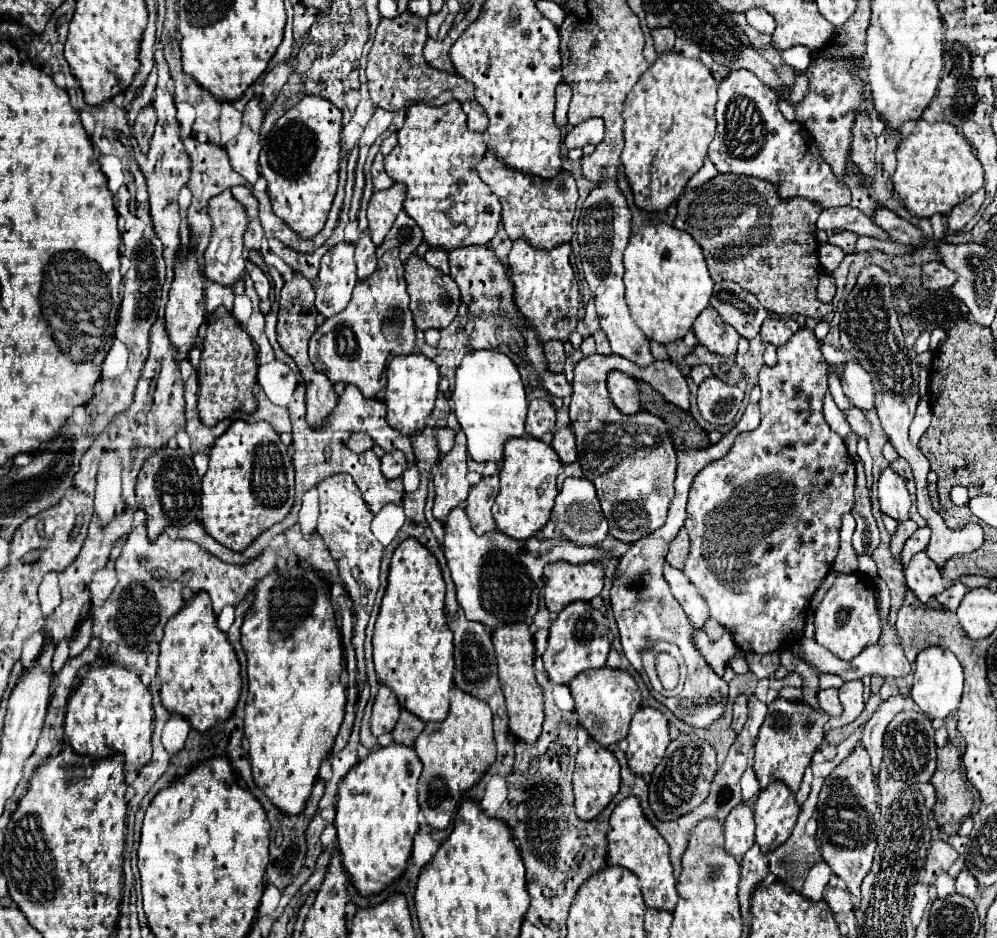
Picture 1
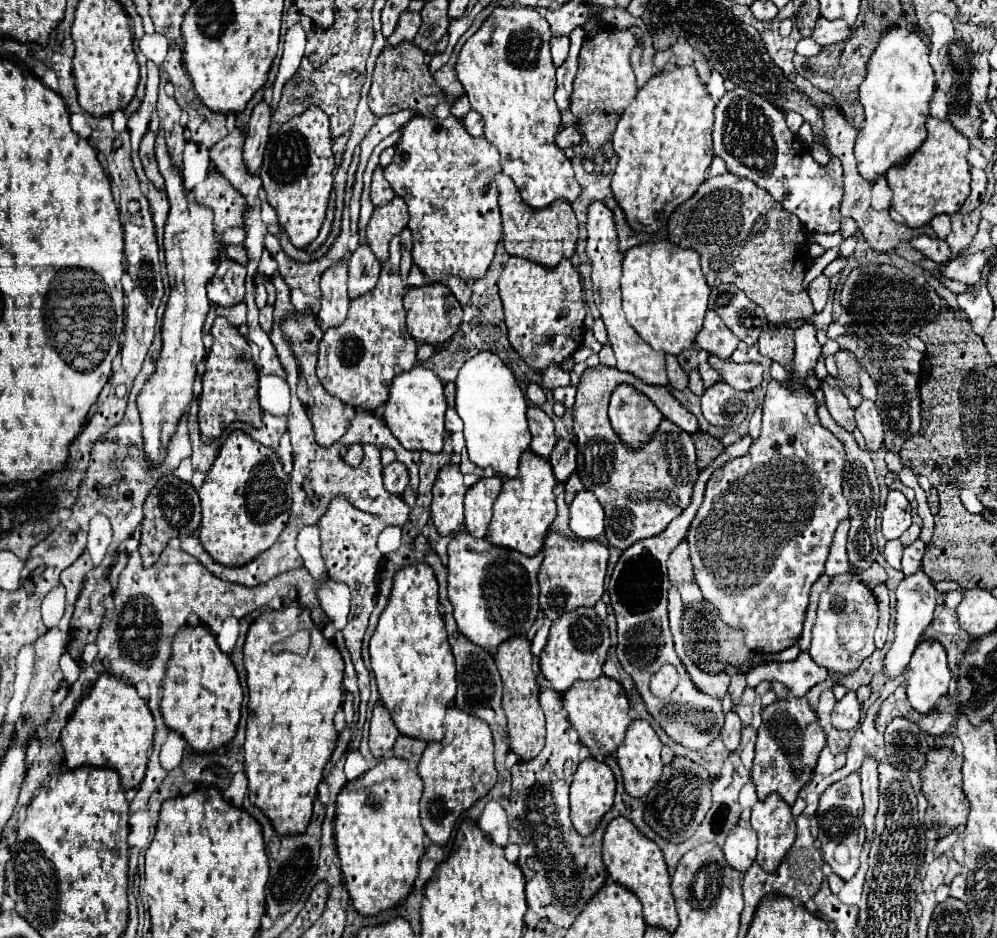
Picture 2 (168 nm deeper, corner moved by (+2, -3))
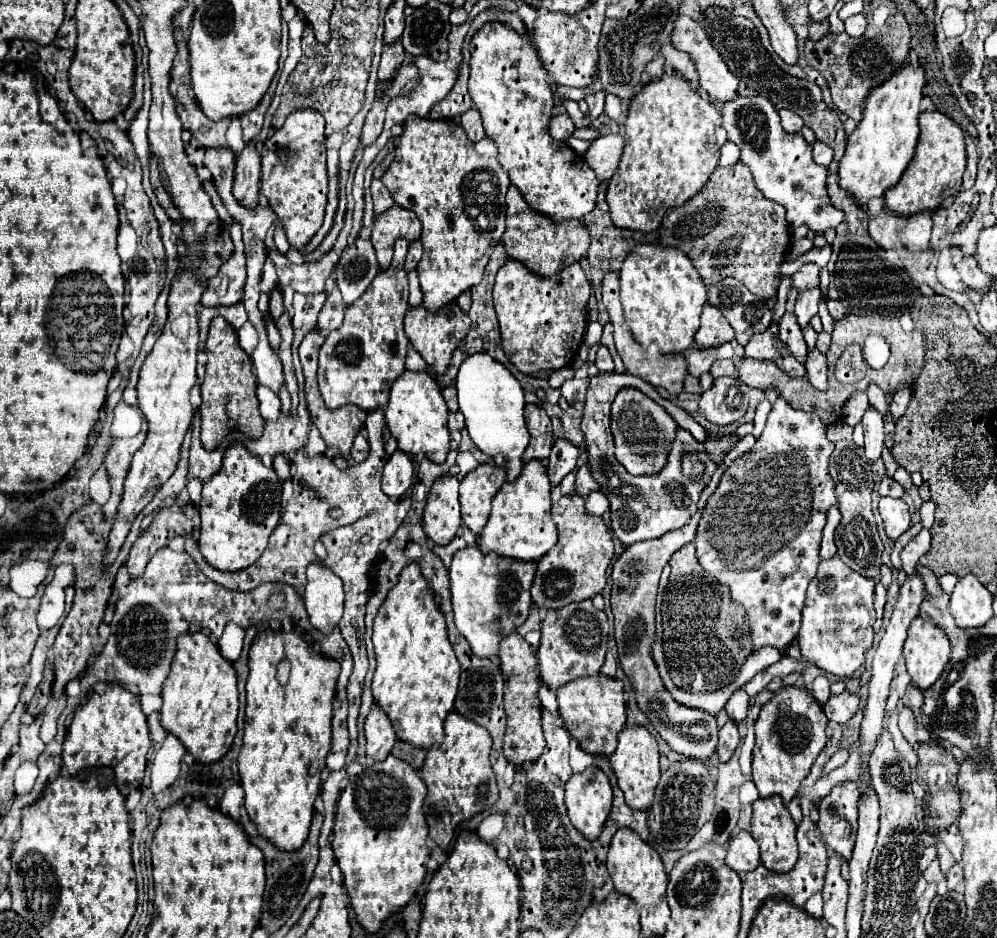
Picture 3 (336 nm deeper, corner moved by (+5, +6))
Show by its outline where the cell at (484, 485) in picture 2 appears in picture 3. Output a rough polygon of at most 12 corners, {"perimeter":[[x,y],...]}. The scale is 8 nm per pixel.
{"perimeter":[[484,463],[460,481],[464,525],[480,535],[506,469]]}

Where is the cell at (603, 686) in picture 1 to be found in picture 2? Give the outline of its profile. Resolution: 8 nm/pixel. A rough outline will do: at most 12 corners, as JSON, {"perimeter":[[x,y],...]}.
{"perimeter":[[611,678],[575,682],[563,696],[591,756],[611,756],[631,724]]}

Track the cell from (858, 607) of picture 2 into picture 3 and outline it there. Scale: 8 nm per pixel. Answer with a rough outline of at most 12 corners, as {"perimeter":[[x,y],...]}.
{"perimeter":[[840,557],[810,581],[802,657],[852,677],[872,647],[874,579]]}

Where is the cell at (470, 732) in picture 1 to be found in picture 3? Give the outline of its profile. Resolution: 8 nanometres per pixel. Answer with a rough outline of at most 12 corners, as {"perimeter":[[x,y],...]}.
{"perimeter":[[456,711],[420,775],[430,839],[498,799],[490,733]]}

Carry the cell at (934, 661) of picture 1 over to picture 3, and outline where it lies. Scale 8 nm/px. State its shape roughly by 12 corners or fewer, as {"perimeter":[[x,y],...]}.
{"perimeter":[[916,617],[904,645],[912,685],[928,689],[950,659],[948,637]]}

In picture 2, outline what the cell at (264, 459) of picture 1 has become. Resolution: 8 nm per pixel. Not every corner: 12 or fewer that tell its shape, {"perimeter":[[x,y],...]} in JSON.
{"perimeter":[[235,430],[199,490],[199,540],[245,566],[283,532],[275,450]]}

